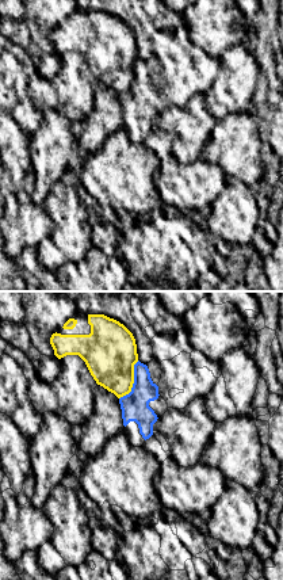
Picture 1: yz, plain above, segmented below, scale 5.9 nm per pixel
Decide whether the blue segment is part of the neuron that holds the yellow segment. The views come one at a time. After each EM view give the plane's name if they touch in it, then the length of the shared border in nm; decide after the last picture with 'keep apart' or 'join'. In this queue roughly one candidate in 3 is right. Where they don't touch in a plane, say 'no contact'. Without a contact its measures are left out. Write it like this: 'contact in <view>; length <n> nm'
contact in yz; length 260 nm

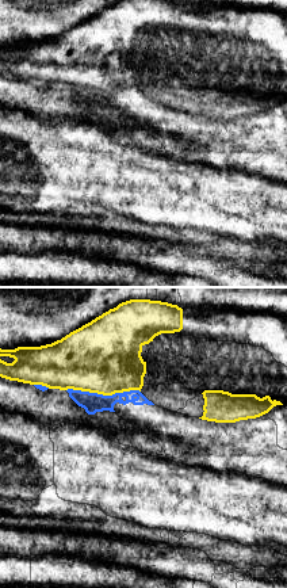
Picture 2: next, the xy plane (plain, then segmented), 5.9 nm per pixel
contact in xy; length 440 nm

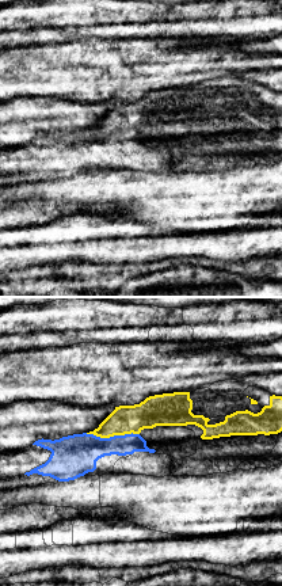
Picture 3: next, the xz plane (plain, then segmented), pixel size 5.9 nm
contact in xz; length 320 nm

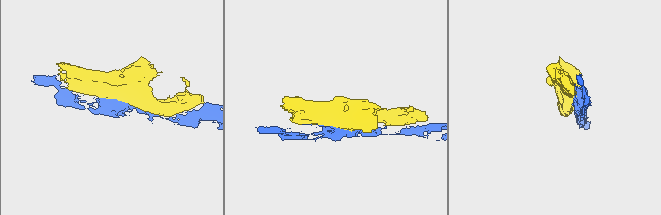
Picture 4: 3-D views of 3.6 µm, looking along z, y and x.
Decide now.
keep apart

